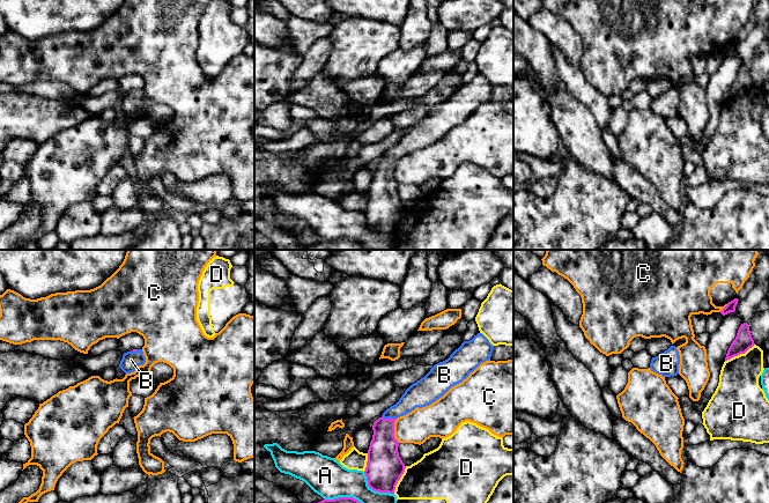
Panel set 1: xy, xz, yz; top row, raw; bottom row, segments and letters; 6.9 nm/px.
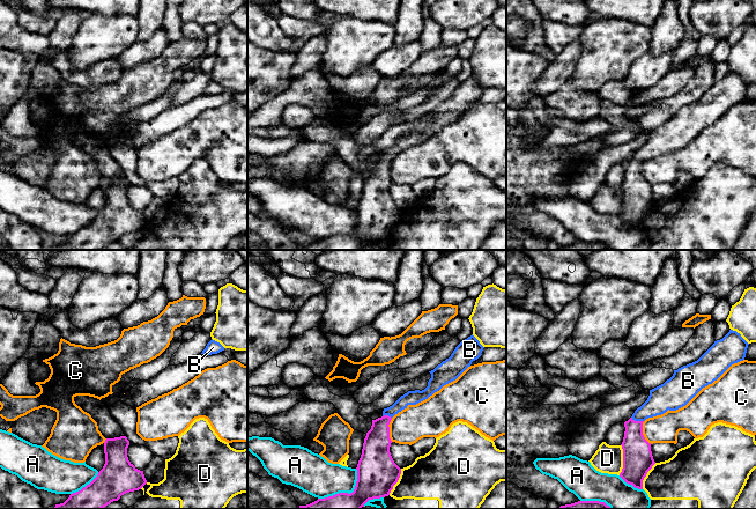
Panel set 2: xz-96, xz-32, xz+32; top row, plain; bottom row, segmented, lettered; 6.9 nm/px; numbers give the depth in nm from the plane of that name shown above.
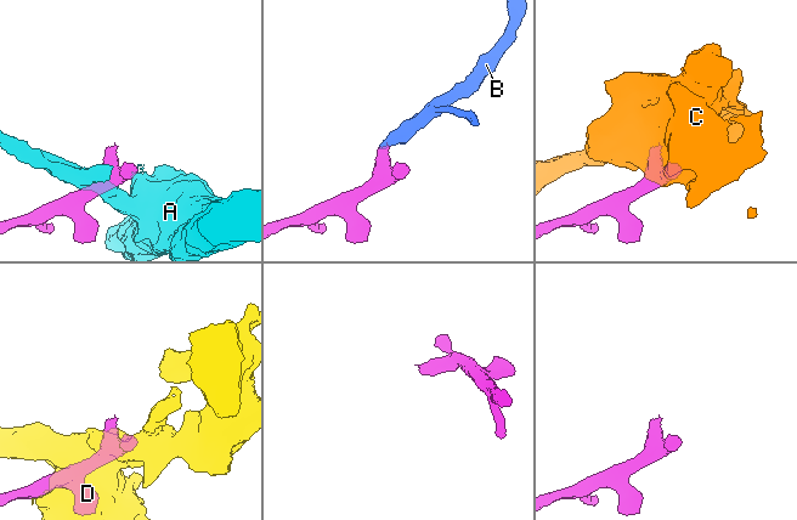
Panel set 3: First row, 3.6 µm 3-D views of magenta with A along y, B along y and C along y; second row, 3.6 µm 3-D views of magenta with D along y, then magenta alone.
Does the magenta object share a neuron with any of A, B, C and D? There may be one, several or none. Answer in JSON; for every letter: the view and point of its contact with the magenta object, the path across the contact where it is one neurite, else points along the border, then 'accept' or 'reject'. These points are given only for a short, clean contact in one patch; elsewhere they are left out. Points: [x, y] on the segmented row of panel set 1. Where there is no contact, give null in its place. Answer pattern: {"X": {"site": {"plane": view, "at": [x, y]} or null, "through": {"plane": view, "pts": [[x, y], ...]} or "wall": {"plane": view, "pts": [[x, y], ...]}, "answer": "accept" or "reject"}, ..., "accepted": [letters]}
{"A": {"site": {"plane": "xz", "at": [375, 490]}, "answer": "reject"}, "B": {"site": {"plane": "xz", "at": [389, 419]}, "through": {"plane": "xz", "pts": [[383, 453], [383, 428], [389, 419], [416, 396]]}, "answer": "accept"}, "C": {"site": {"plane": "xz", "at": [393, 430]}, "answer": "reject"}, "D": {"site": {"plane": "yz", "at": [739, 354]}, "answer": "reject"}, "accepted": ["B"]}

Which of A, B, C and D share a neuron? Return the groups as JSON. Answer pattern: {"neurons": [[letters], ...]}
{"neurons": [["A"], ["B"], ["C"], ["D"]]}

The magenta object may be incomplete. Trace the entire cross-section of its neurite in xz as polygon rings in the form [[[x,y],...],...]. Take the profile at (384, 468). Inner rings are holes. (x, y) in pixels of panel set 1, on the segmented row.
[[[482,333],[464,341],[448,360],[435,364],[424,377],[405,391],[395,405],[374,422],[364,471],[369,488],[394,494],[395,486],[405,472],[406,466],[398,452],[399,442],[394,437],[395,420],[416,407],[422,408],[438,400],[452,386],[466,379],[481,363],[489,361],[493,349],[494,346]]]

